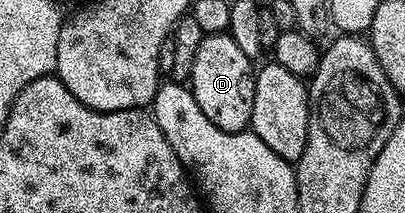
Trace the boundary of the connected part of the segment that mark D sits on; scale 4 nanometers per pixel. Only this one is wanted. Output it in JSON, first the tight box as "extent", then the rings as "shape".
{"extent":[187,32,255,132],"shape":[[[223,32],[207,34],[199,42],[199,50],[195,50],[195,62],[191,66],[187,84],[193,93],[195,102],[199,102],[199,110],[203,110],[203,114],[207,114],[207,118],[211,118],[211,122],[215,122],[215,126],[219,126],[219,130],[243,132],[250,127],[255,82],[254,61],[249,60],[247,54],[243,54],[243,50],[239,50],[239,46],[235,46],[235,42],[228,34]]]}

